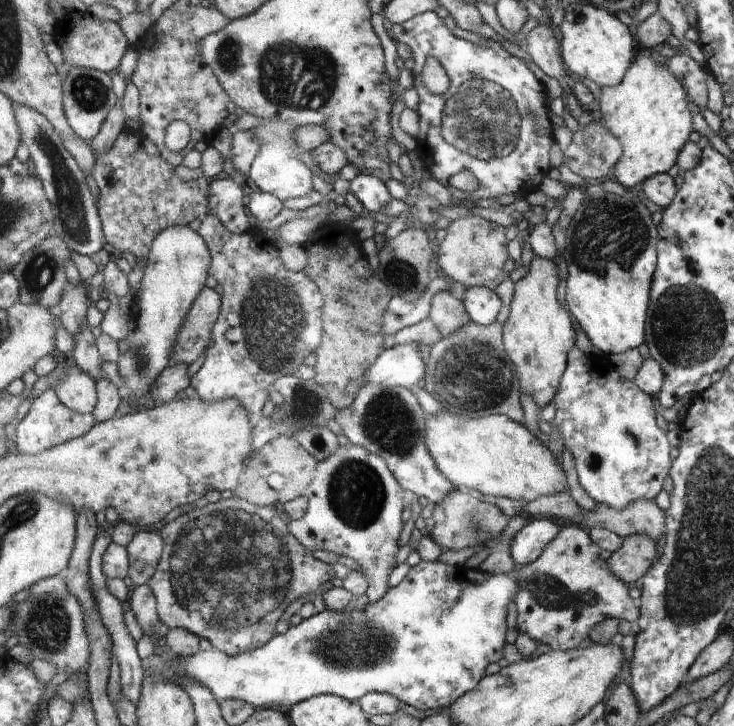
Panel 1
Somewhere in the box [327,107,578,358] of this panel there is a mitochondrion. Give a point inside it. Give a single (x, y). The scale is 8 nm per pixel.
(402, 274)

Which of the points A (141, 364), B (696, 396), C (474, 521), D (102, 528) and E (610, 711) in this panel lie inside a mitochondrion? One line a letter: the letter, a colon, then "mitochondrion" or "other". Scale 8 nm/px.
A: mitochondrion
B: other
C: mitochondrion
D: other
E: other

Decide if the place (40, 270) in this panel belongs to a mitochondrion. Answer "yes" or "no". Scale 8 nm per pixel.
yes

